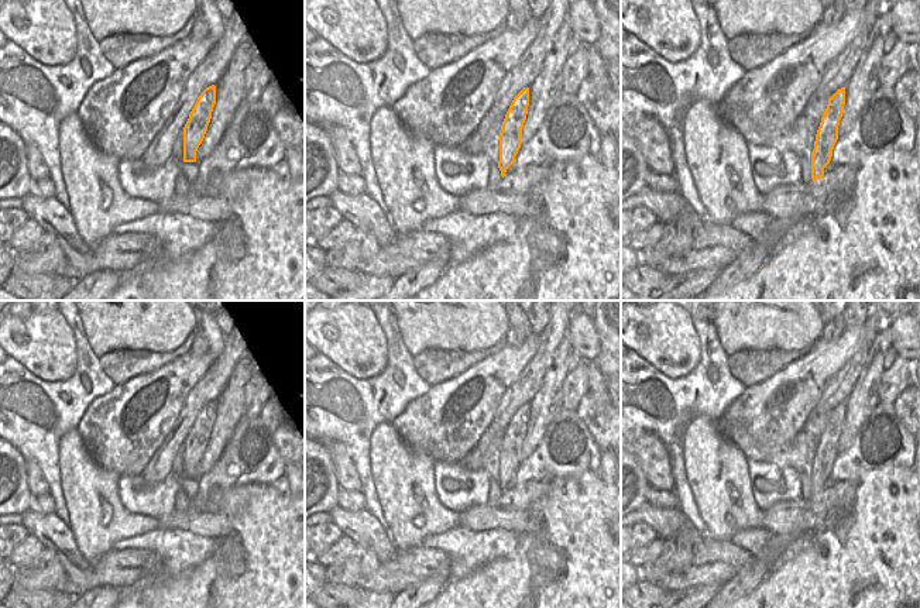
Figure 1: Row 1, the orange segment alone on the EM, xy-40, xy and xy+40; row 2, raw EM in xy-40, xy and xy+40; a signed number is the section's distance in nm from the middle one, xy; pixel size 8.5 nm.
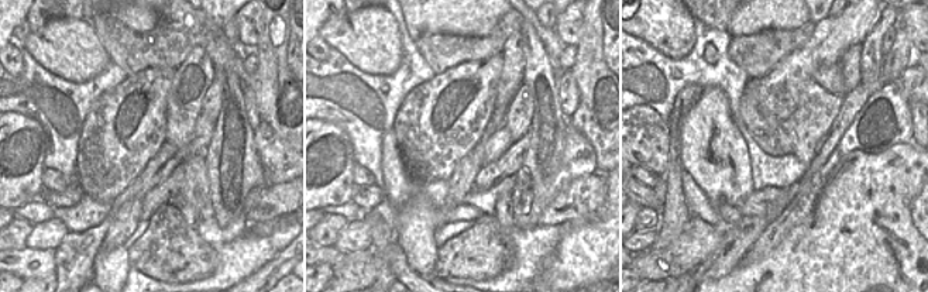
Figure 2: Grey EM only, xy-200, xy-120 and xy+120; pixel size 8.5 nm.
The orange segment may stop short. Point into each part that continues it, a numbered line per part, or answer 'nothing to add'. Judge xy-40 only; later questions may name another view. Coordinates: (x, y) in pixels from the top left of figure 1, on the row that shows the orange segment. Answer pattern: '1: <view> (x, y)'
nothing to add

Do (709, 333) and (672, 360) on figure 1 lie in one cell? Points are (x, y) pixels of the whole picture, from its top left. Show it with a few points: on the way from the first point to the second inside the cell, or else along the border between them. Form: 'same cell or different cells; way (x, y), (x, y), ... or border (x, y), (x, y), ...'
different cells; border (692, 318), (700, 344), (700, 360), (690, 373)

